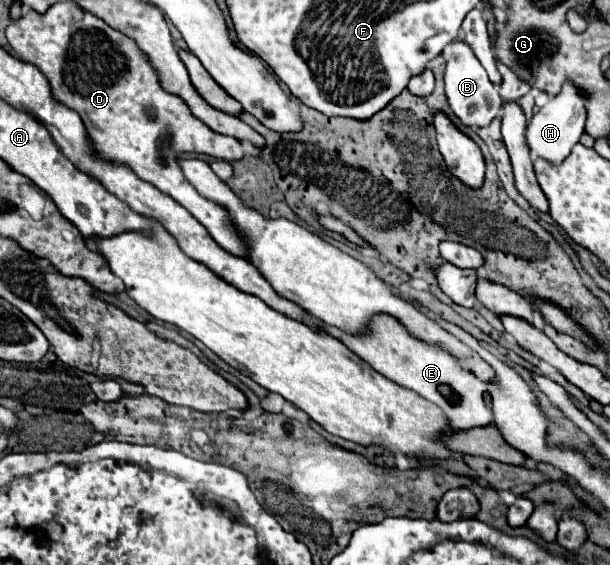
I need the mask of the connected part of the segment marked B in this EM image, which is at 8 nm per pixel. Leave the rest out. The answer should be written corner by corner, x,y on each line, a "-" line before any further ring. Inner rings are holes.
452,42
452,56
446,64
444,72
444,90
446,90
446,100
456,118
470,128
482,128
492,122
494,116
498,116
498,110
502,106
502,100
498,96
498,86
492,86
488,82
488,76
484,74
484,68
480,62
476,62
476,56
472,54
472,48
466,42

